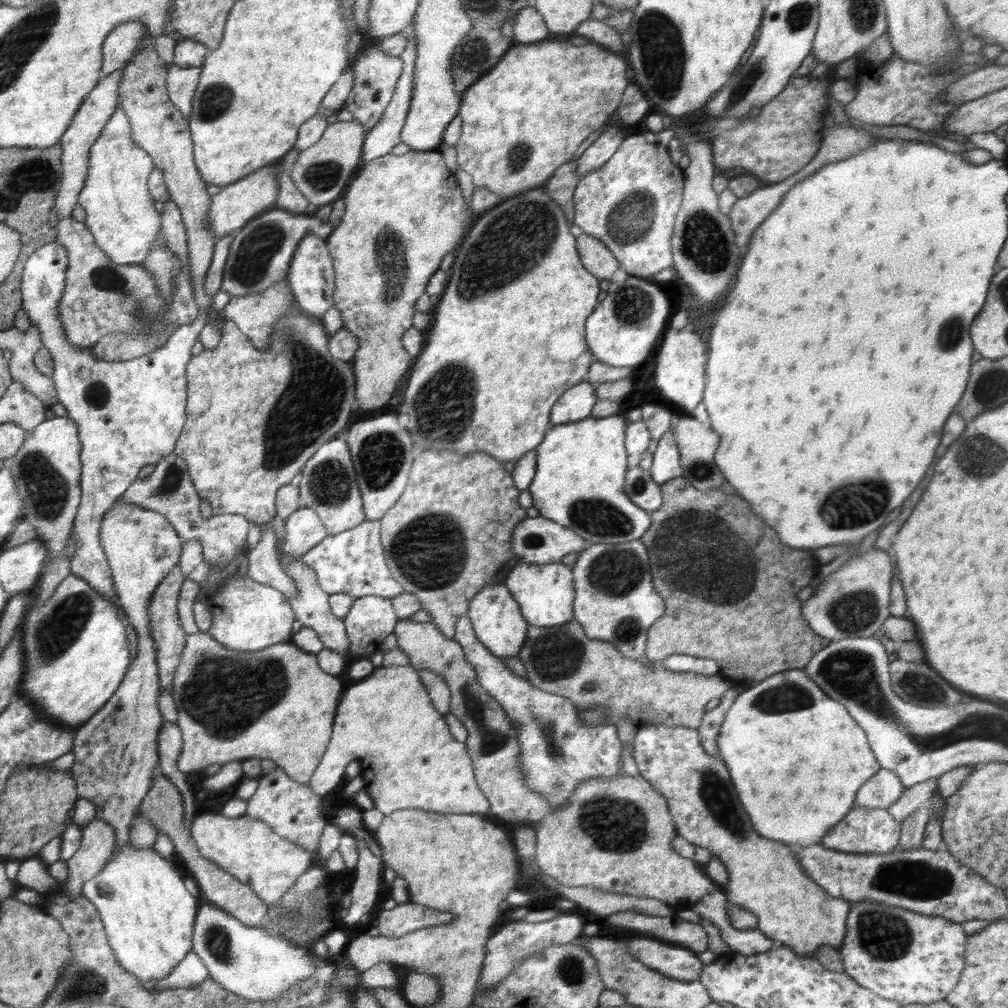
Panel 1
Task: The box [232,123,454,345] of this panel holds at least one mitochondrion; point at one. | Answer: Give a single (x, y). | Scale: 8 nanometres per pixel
(390, 253)

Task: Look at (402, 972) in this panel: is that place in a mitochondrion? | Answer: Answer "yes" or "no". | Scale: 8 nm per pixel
no

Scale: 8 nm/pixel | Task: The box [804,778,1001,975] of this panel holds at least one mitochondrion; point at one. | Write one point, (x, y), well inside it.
(922, 881)

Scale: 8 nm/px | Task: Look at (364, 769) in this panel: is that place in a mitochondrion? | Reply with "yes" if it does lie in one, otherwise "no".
no

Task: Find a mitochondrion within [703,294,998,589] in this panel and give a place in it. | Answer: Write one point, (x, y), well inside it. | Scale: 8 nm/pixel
(854, 505)

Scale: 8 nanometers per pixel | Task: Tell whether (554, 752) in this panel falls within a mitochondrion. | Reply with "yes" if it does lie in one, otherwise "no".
yes

